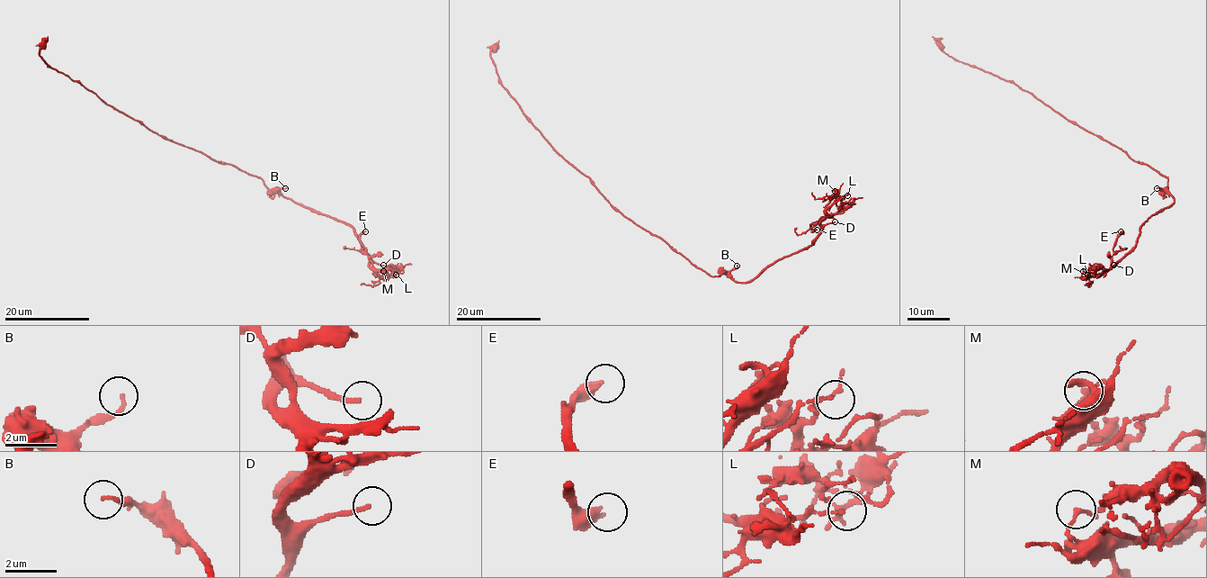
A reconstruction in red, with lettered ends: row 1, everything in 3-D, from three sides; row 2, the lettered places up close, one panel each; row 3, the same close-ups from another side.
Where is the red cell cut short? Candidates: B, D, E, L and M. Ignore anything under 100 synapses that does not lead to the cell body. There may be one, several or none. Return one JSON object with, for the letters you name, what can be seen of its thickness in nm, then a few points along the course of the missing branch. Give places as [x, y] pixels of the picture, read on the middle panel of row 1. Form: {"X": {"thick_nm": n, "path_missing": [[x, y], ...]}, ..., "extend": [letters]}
{"D": {"thick_nm": 160, "path_missing": [[835, 221], [853, 207], [858, 197], [854, 190], [823, 236], [791, 249], [788, 246]]}, "extend": ["D"]}

